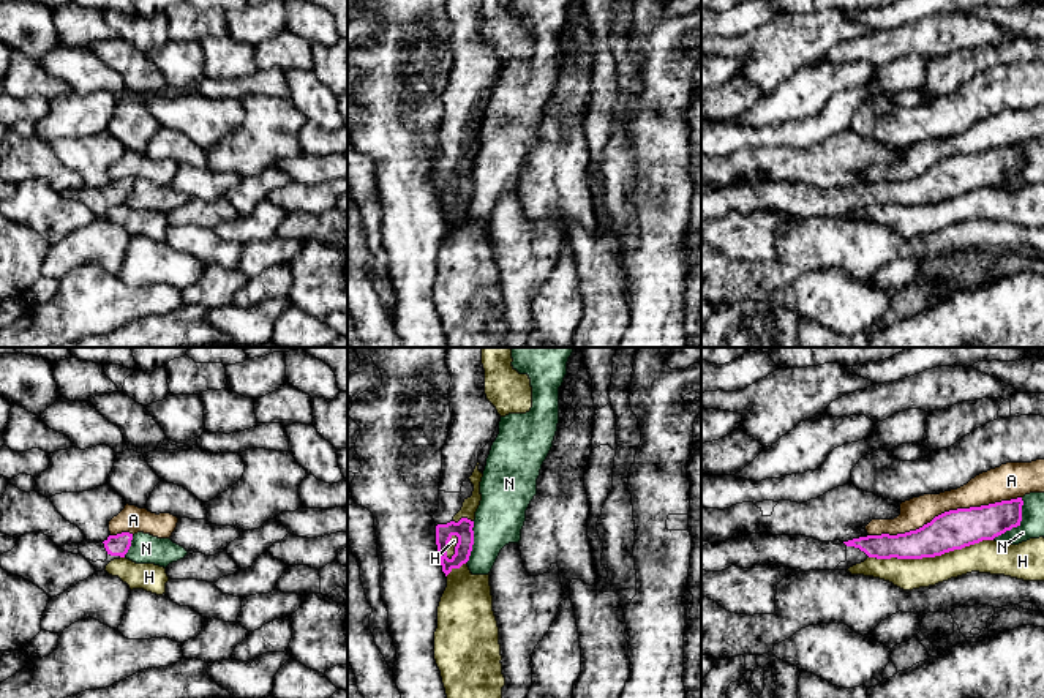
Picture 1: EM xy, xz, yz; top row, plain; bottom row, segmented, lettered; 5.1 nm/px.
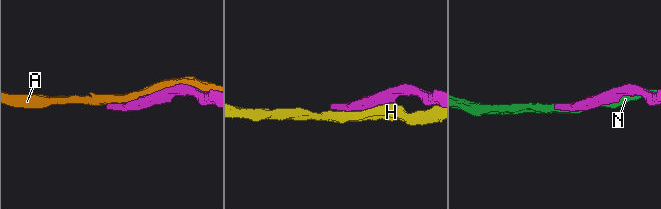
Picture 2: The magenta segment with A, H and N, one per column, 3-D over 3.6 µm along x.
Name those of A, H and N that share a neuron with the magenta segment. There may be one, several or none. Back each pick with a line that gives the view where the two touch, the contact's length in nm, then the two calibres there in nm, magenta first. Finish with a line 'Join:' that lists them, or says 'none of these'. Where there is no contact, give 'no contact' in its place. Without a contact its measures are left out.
Join: none of these

